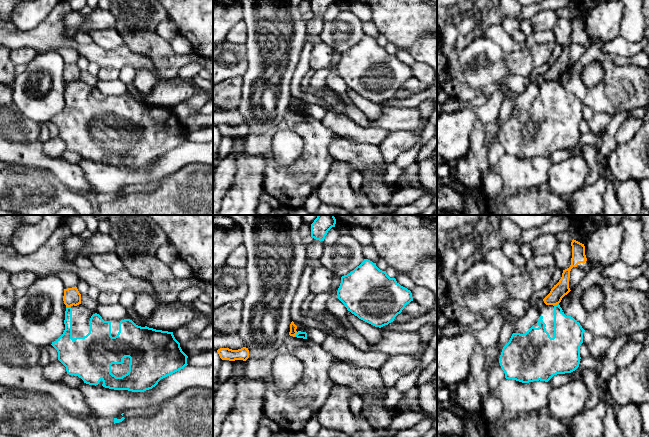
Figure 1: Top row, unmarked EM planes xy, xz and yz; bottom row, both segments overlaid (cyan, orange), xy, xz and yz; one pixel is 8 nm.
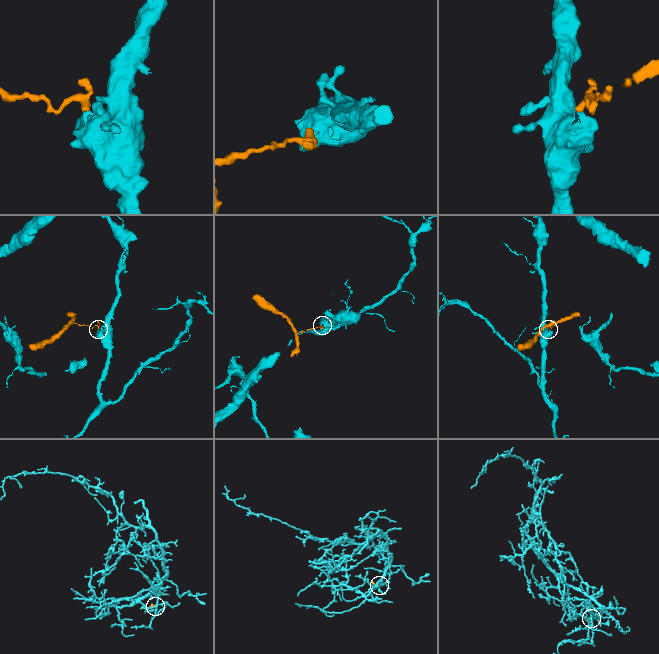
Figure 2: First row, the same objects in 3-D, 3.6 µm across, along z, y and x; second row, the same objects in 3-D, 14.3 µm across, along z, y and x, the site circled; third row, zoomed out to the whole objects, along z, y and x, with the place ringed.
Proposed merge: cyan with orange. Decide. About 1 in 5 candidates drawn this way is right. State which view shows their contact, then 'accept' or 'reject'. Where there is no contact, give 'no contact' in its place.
meets cyan in xz; reject

